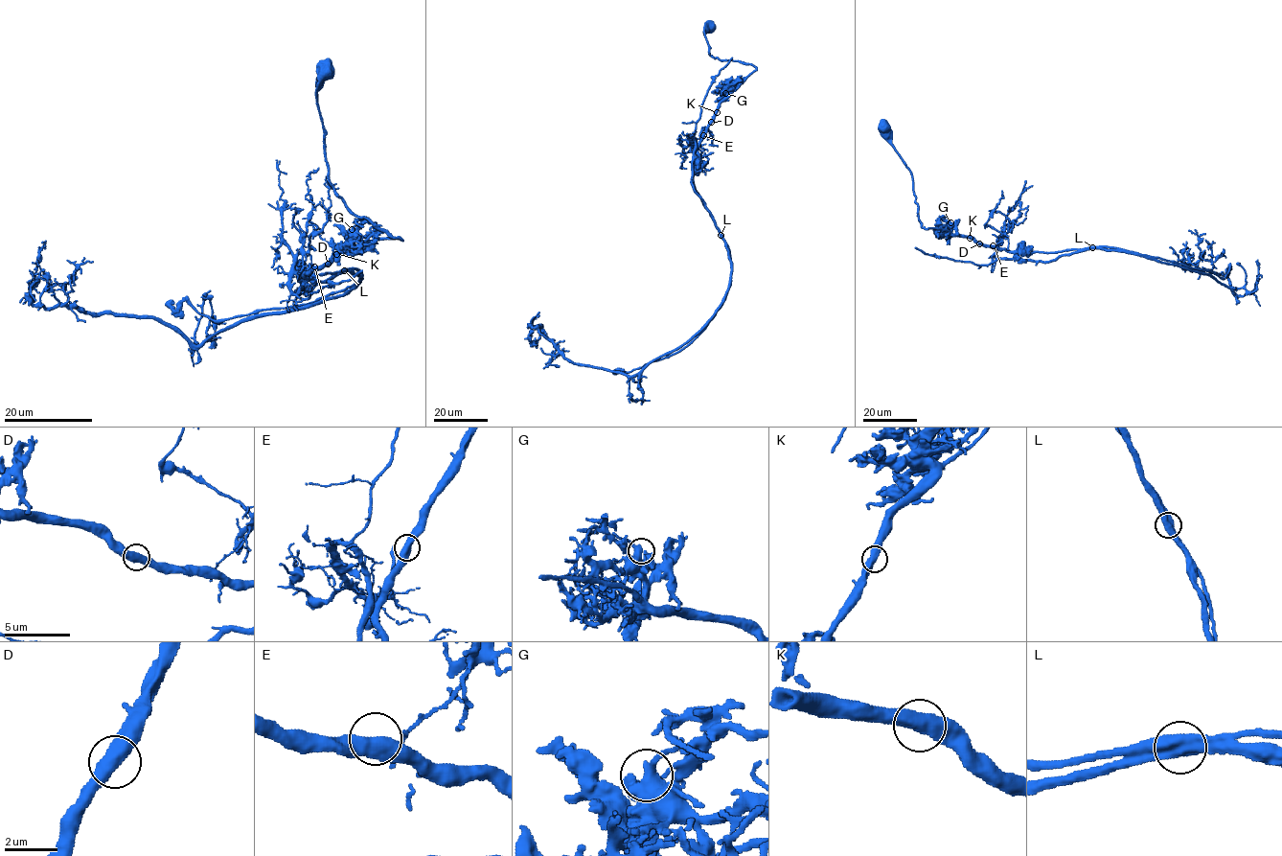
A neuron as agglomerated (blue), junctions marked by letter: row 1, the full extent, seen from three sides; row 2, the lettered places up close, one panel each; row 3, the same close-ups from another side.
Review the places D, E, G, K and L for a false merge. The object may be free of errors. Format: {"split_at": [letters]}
{"split_at": ["L"]}

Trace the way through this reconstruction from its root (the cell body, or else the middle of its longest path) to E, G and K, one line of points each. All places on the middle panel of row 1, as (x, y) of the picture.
E: (709, 26), (704, 34), (712, 57), (721, 60), (739, 60), (756, 69), (720, 104), (703, 135)
G: (709, 26), (704, 34), (712, 57), (721, 60), (739, 60), (756, 68), (725, 93)
K: (709, 26), (704, 34), (712, 57), (721, 60), (739, 60), (756, 68), (720, 104), (717, 112)

